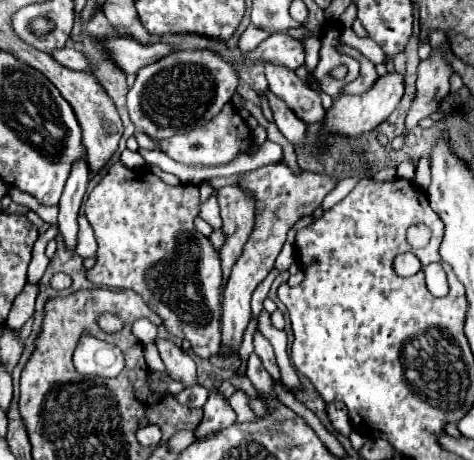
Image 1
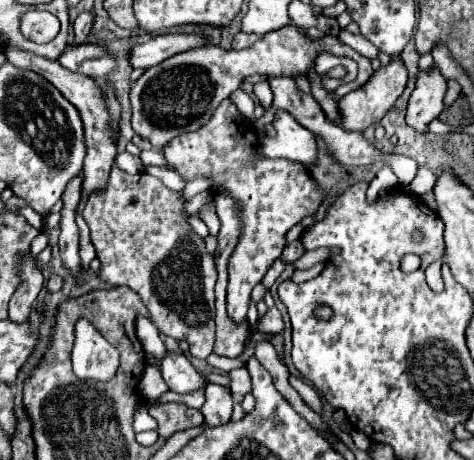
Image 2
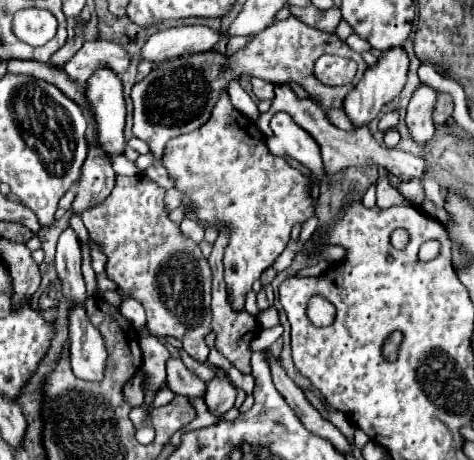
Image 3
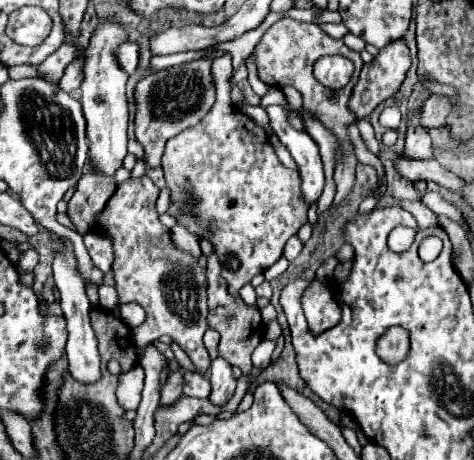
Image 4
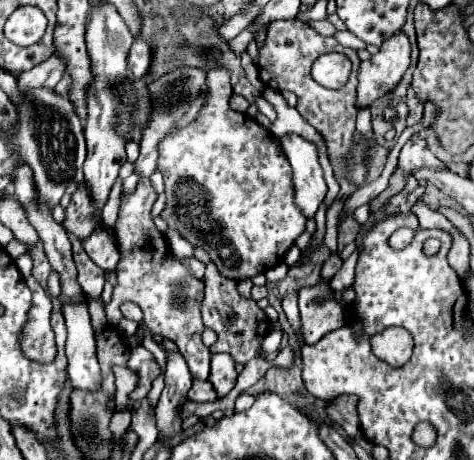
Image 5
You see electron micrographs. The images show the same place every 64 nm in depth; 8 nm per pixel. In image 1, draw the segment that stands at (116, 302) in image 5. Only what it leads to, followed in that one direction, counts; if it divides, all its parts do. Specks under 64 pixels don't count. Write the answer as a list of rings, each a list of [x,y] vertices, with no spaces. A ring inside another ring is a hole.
[[[120,162],[112,164],[108,168],[108,174],[98,182],[98,186],[90,192],[88,200],[86,200],[86,218],[90,222],[90,226],[94,228],[94,236],[98,242],[98,252],[96,252],[96,266],[92,270],[86,272],[88,280],[92,280],[98,286],[108,286],[108,288],[130,288],[136,294],[140,294],[144,298],[144,302],[162,318],[164,328],[168,330],[168,334],[184,338],[192,344],[192,350],[198,358],[210,358],[214,354],[218,354],[220,348],[220,298],[222,298],[222,290],[220,290],[220,282],[222,282],[222,270],[220,270],[220,258],[218,252],[212,248],[212,244],[208,242],[206,236],[198,234],[194,228],[194,218],[198,216],[198,188],[192,184],[180,184],[180,186],[168,186],[164,184],[158,176],[154,176],[150,170],[140,168],[140,170],[128,170],[124,168]]]

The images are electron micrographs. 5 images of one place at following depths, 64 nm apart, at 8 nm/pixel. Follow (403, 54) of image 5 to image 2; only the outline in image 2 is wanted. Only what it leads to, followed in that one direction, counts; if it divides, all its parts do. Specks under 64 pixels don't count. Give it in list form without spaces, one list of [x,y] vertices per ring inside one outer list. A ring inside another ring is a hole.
[[[390,56],[390,62],[386,66],[380,66],[378,70],[374,70],[372,80],[368,80],[368,84],[364,84],[364,88],[358,88],[356,92],[346,94],[338,102],[338,108],[342,114],[342,128],[360,132],[360,130],[366,130],[368,126],[380,122],[380,118],[394,106],[398,96],[404,92],[406,80],[408,80],[408,72],[406,72],[402,56]]]

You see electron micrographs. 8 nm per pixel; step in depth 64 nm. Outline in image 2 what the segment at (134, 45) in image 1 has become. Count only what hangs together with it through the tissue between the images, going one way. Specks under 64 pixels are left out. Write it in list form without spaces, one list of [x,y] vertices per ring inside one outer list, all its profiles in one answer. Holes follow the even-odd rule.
[[[180,32],[158,34],[132,48],[130,64],[134,68],[150,68],[174,54],[188,52],[188,50],[202,48],[202,46],[208,46],[208,38],[198,32],[194,32],[194,34],[180,34]]]

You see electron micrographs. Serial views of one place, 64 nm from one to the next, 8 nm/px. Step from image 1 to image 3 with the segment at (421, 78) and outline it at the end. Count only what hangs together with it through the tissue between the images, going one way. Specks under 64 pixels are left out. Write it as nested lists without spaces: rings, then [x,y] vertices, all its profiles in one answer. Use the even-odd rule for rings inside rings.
[[[420,84],[408,104],[406,126],[410,130],[410,138],[420,146],[426,146],[428,140],[432,140],[436,130],[432,124],[432,108],[434,108],[436,96],[438,94],[432,88]]]

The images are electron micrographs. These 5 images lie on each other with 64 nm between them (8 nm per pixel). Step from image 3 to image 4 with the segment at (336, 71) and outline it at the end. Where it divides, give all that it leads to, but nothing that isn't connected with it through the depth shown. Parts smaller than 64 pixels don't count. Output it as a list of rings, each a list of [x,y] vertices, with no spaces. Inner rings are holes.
[[[322,56],[314,64],[314,76],[326,88],[344,88],[352,76],[354,64],[344,56]]]

